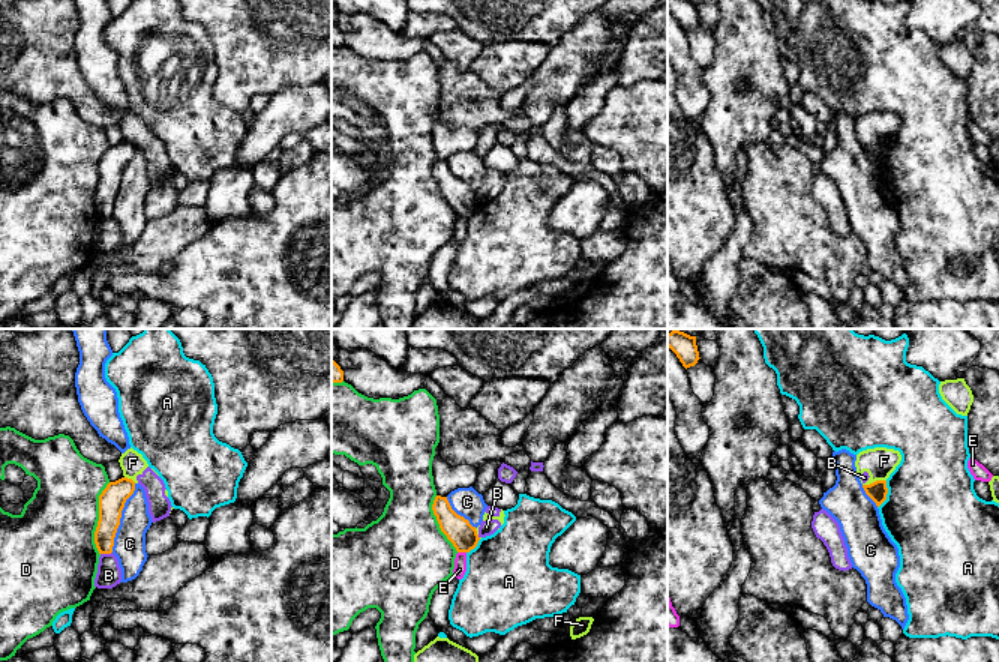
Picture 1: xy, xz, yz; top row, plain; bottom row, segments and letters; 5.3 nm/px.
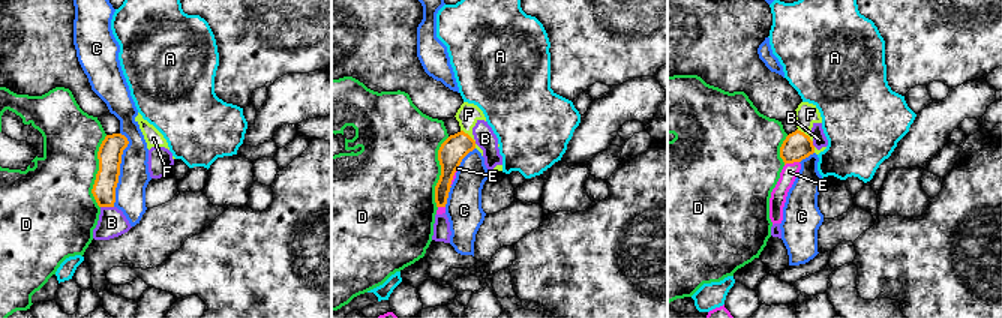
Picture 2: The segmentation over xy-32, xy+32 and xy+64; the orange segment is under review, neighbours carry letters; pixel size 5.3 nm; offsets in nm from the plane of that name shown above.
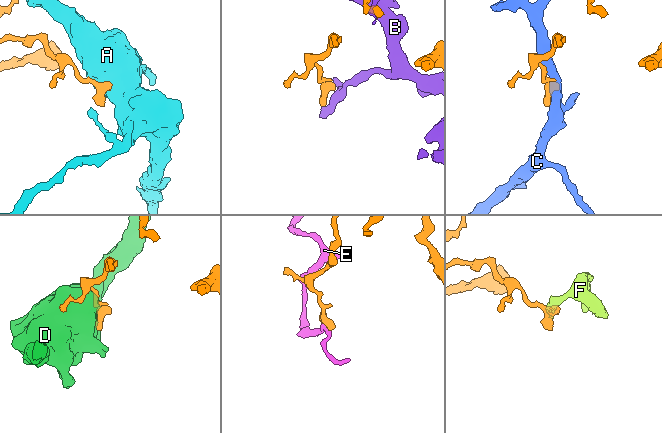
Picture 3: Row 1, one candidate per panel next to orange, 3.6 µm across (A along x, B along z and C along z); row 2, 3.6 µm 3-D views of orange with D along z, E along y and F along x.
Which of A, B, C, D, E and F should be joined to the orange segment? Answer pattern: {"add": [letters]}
{"add": []}

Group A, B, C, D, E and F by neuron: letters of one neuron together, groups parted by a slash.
A / B F / C / D / E

